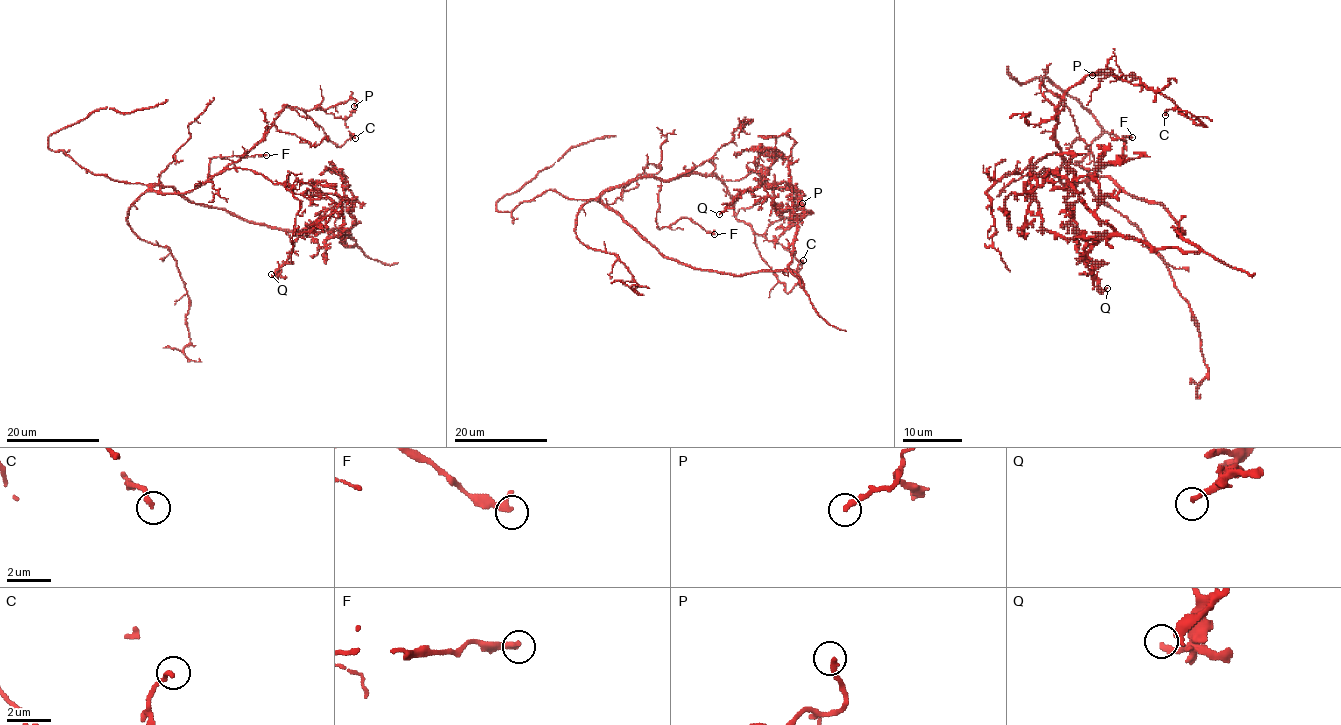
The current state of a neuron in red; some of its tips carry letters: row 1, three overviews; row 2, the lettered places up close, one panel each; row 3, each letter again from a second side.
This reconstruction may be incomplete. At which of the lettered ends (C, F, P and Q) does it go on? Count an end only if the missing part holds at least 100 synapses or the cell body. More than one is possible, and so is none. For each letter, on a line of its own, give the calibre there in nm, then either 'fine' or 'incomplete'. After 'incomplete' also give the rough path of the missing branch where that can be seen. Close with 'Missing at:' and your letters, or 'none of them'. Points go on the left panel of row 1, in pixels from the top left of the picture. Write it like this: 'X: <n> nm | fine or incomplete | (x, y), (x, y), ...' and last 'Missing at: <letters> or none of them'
C: 180 nm | fine
F: 320 nm | fine
P: 240 nm | fine
Q: 220 nm | fine
Missing at: none of them

